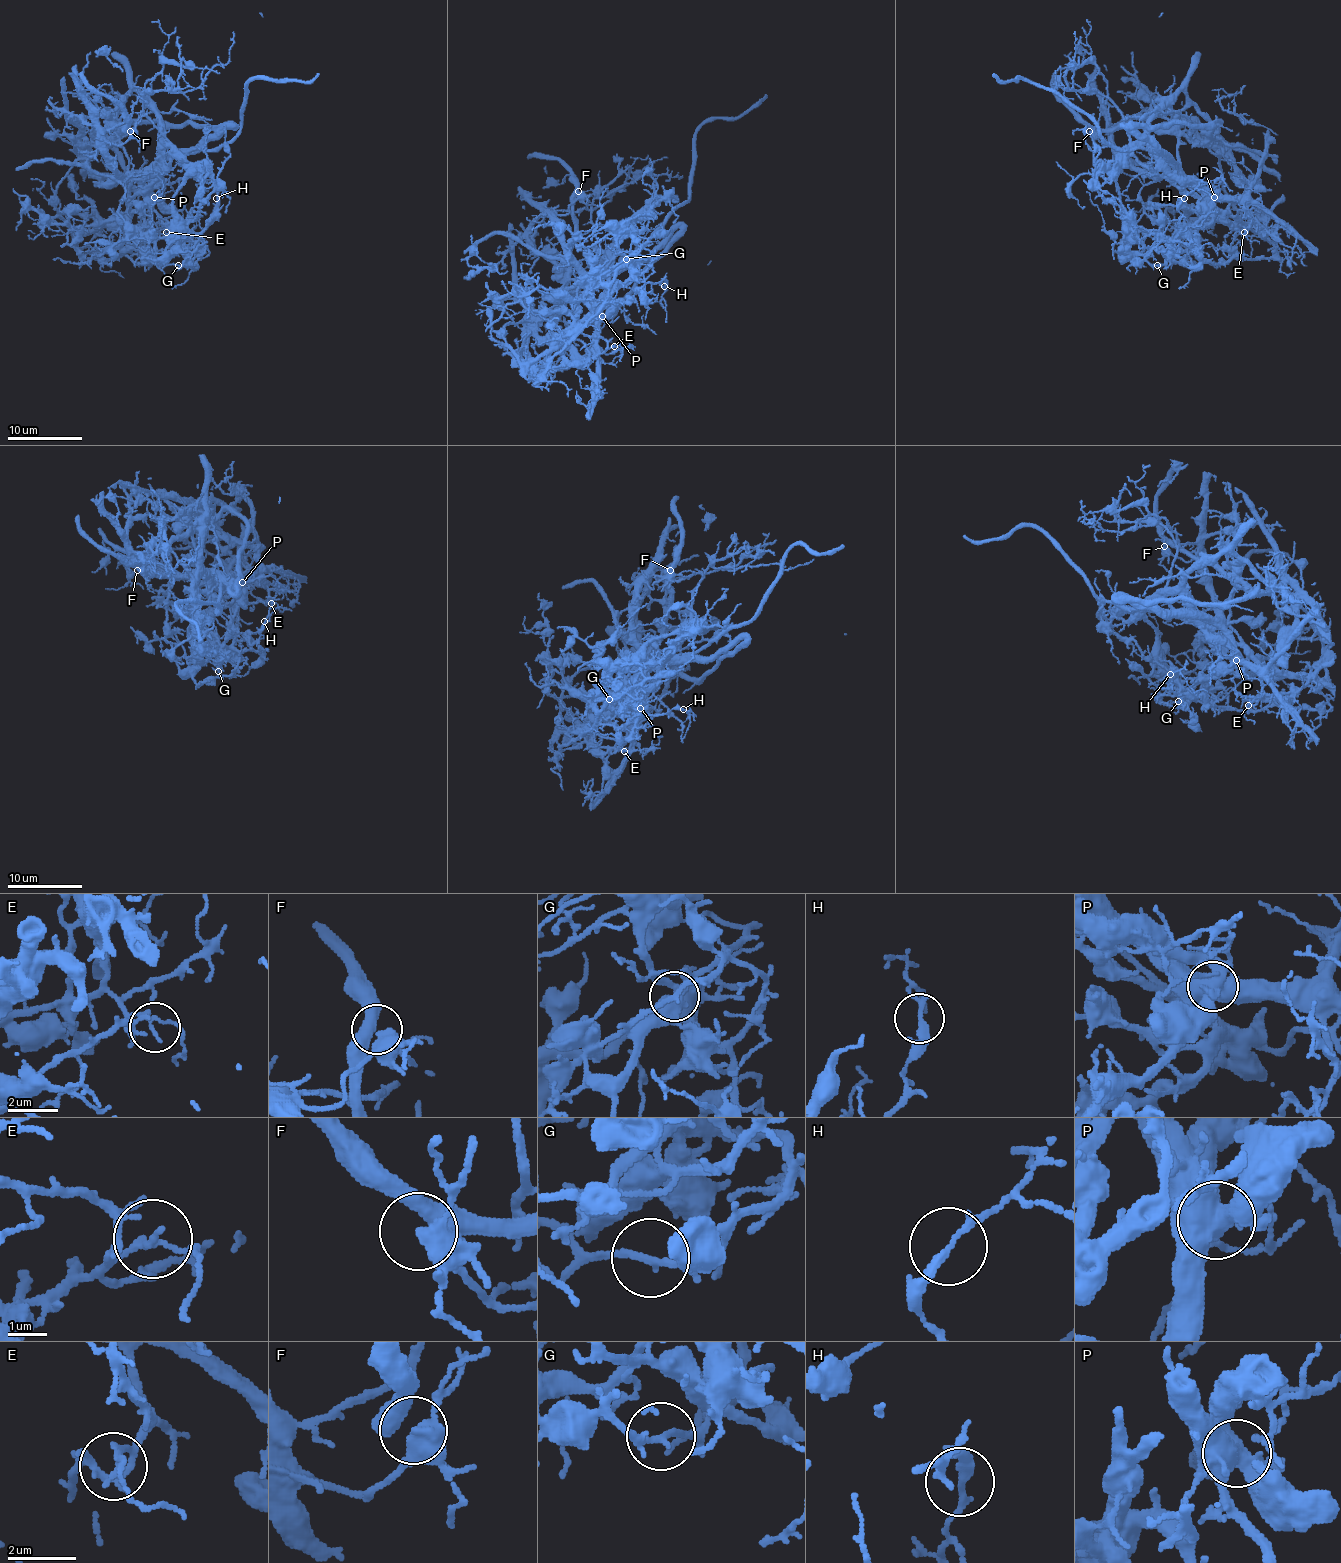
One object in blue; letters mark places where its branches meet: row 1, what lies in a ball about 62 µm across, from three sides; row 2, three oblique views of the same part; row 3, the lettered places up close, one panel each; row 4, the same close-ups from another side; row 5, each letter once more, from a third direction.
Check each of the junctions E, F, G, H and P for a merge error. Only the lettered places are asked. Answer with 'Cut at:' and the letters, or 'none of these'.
Cut at: G, P

